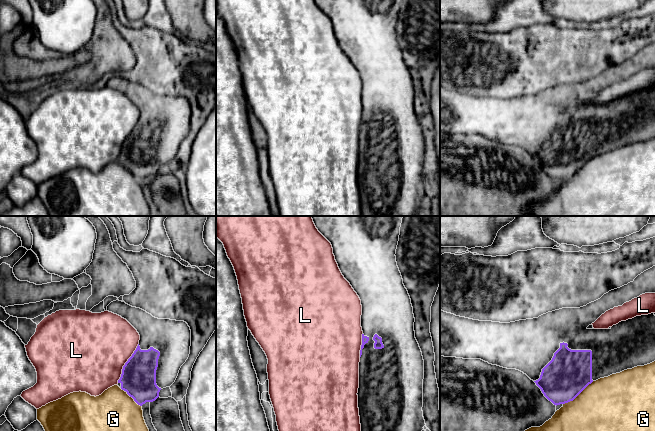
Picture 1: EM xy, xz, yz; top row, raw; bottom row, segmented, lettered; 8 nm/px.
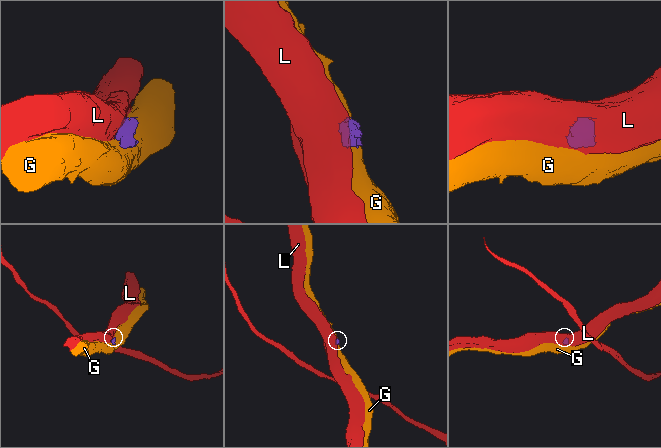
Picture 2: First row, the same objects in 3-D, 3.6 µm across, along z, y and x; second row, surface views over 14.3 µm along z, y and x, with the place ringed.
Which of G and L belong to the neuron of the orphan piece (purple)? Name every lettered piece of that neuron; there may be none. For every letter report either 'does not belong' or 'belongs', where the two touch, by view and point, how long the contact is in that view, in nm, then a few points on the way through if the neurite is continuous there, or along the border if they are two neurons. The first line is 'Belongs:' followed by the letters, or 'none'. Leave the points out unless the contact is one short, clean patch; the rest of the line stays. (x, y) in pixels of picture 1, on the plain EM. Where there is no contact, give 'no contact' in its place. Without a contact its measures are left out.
Belongs: none
G: does not belong | yz (578, 170) | 320 nm
L: does not belong | xy (125, 139) | 360 nm

